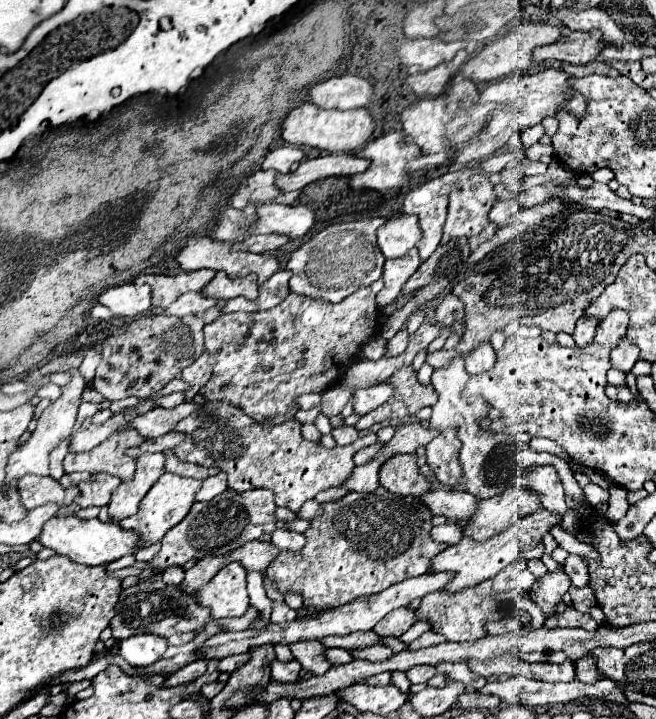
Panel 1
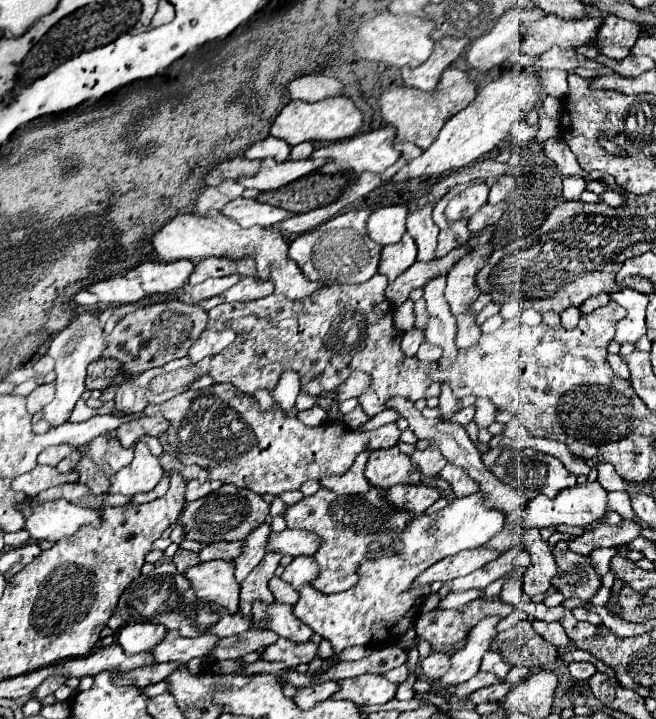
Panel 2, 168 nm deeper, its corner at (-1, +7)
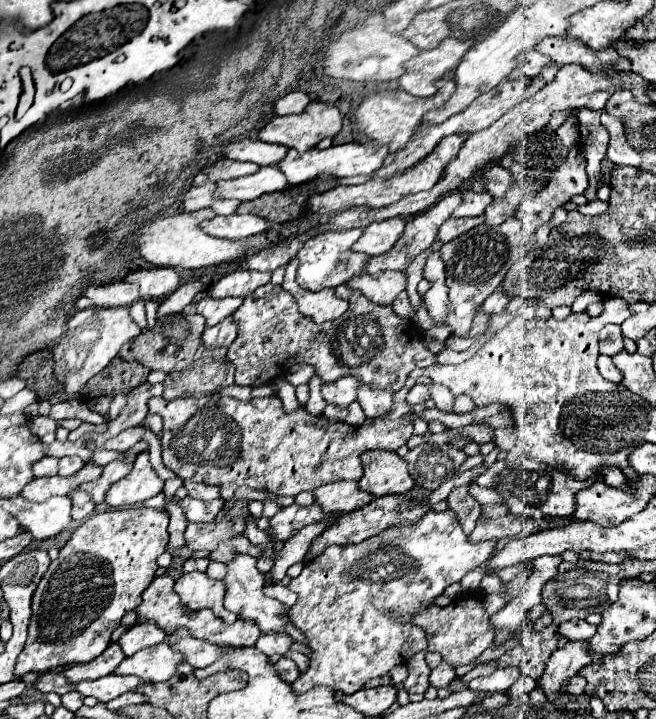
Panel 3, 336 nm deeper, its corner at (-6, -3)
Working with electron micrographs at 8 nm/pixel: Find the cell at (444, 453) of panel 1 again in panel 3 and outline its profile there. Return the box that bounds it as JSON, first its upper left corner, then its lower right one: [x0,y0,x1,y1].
[448,486,480,534]

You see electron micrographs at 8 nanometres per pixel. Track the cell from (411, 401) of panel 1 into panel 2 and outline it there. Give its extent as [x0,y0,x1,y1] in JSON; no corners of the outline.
[209,274,441,416]

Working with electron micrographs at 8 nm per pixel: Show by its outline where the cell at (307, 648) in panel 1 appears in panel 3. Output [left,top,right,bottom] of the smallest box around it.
[224,554,286,632]

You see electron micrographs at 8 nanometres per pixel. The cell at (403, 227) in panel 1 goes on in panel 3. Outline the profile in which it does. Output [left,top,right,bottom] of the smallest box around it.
[352,216,406,256]

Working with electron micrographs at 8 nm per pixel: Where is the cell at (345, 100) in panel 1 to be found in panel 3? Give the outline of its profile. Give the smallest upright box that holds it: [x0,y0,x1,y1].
[272,92,312,116]

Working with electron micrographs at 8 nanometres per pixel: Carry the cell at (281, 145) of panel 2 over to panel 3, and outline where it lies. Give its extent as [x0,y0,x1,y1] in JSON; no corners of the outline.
[224,140,288,166]

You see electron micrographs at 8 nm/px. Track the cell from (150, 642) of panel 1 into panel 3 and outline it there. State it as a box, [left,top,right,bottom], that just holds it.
[118,622,166,656]

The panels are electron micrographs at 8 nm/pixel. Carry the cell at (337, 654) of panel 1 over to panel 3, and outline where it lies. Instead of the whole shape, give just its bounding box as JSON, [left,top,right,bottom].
[256,632,292,656]

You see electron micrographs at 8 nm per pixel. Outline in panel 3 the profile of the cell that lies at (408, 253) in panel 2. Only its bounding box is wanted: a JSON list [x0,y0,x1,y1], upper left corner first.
[364,192,462,274]

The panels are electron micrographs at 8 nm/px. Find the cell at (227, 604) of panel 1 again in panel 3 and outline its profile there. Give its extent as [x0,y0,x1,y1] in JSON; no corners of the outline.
[174,572,238,622]

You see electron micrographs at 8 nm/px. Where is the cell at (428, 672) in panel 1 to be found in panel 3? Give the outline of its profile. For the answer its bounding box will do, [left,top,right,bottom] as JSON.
[430,662,456,688]

